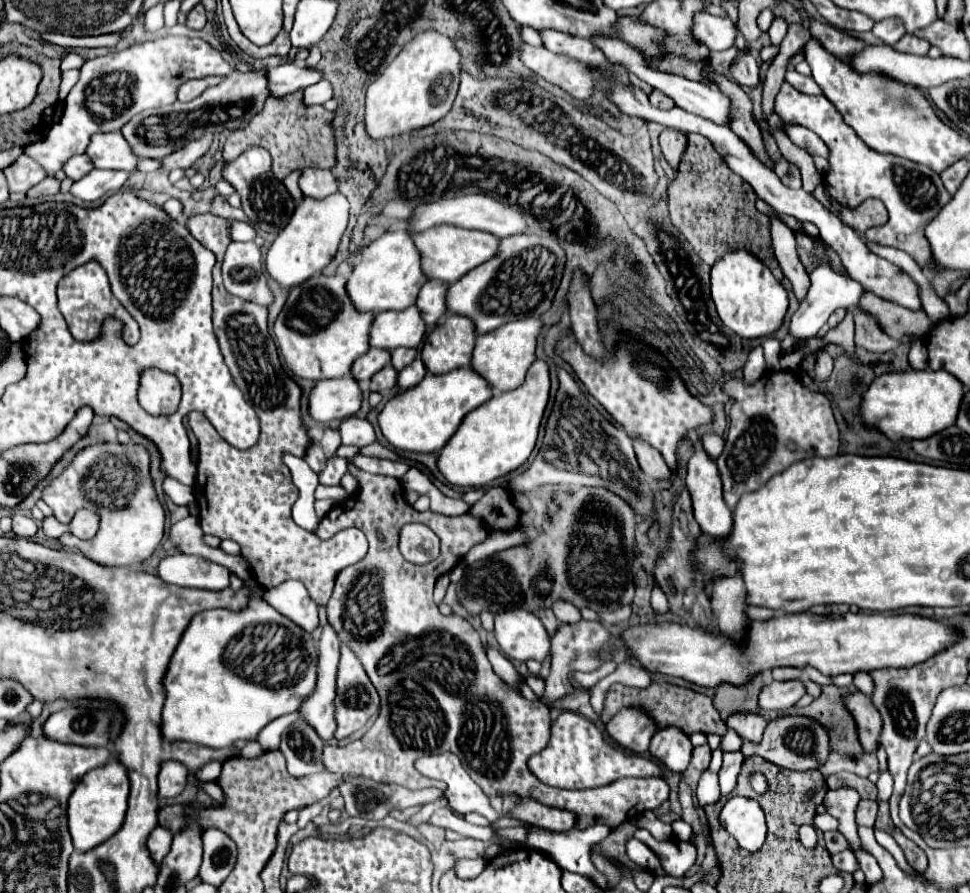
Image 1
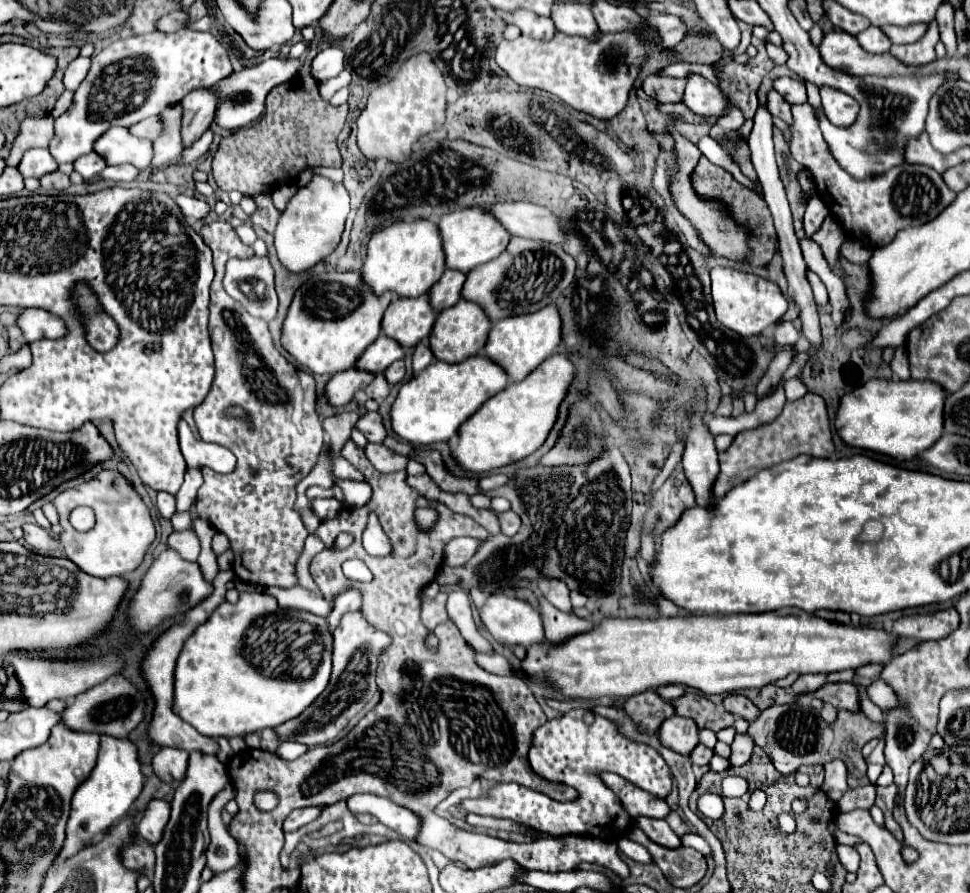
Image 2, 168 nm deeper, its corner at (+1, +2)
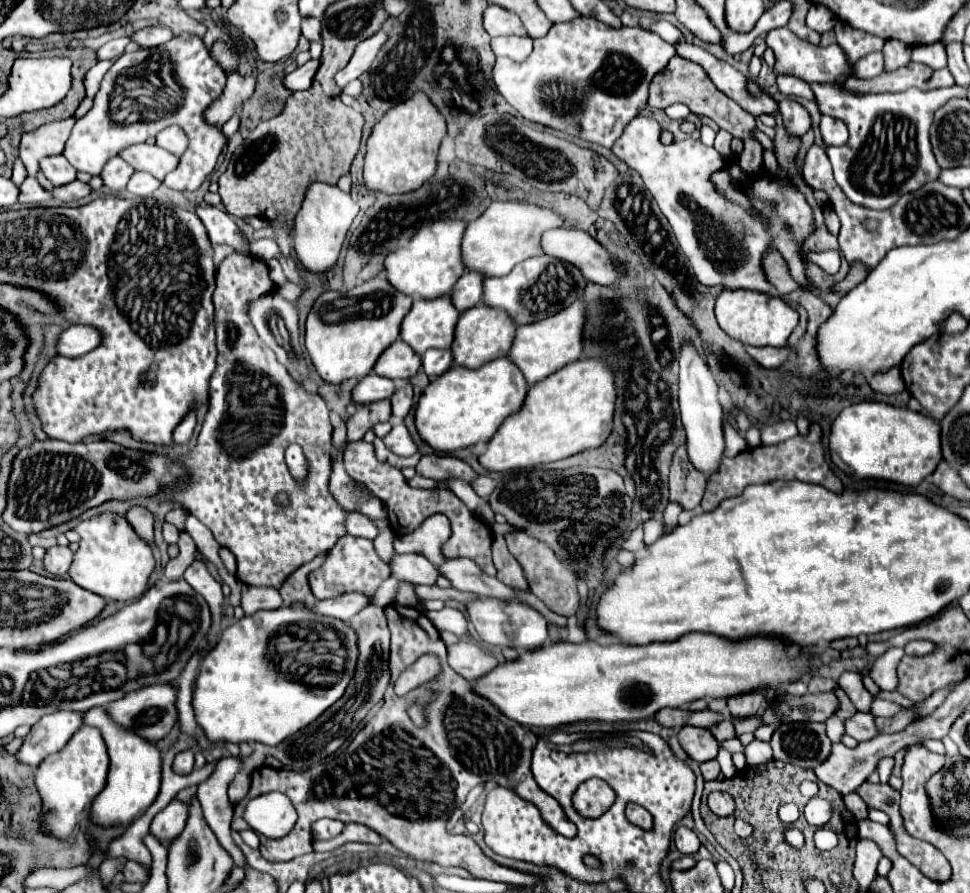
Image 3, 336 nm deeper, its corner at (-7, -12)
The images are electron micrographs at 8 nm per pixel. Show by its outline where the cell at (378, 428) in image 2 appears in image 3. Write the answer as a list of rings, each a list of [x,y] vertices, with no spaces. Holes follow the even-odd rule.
[[[404,423],[394,425],[394,429],[392,429],[382,441],[384,441],[384,445],[386,445],[390,451],[394,451],[394,453],[400,455],[400,457],[410,457],[410,455],[416,453],[416,445],[414,445],[414,441],[410,439],[410,433],[408,433],[408,429],[404,427]]]

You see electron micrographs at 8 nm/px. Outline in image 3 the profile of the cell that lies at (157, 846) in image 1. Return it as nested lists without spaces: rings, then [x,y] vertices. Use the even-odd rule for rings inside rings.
[[[172,801],[168,807],[164,807],[150,825],[150,835],[154,839],[158,839],[160,843],[164,841],[172,841],[174,837],[178,837],[186,825],[186,817],[188,817],[188,807],[180,801]]]

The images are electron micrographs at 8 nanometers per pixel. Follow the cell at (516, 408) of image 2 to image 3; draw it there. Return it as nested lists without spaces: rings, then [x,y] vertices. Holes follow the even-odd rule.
[[[578,359],[574,363],[568,363],[560,371],[552,373],[550,377],[528,389],[528,395],[520,411],[508,415],[500,425],[500,429],[496,431],[496,435],[488,441],[486,453],[478,457],[480,465],[486,471],[514,471],[514,469],[536,467],[550,461],[560,461],[584,449],[594,449],[602,445],[612,429],[614,395],[616,395],[614,375],[612,369],[602,359]]]

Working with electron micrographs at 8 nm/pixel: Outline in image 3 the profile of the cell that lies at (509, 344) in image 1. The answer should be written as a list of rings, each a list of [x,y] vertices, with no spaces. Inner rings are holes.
[[[576,301],[564,311],[548,319],[542,319],[540,323],[528,323],[516,329],[516,337],[510,347],[508,359],[516,363],[516,367],[522,371],[530,387],[550,377],[552,373],[562,369],[566,363],[572,363],[582,357],[582,323],[584,323],[584,303]]]

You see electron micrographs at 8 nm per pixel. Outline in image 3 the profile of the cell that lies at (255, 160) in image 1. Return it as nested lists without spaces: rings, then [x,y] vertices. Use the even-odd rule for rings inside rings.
[[[260,239],[260,241],[252,241],[250,245],[250,253],[262,261],[268,261],[272,257],[276,259],[284,259],[278,243],[274,239]]]

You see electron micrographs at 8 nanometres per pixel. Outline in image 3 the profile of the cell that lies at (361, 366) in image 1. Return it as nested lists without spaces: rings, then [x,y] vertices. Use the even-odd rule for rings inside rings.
[[[398,339],[380,355],[380,359],[374,365],[374,373],[396,381],[410,379],[420,371],[420,367],[422,367],[420,355],[416,355],[412,347],[408,347],[404,341]]]

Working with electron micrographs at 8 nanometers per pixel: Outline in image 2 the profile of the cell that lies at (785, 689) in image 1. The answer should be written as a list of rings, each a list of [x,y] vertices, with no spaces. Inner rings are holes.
[[[810,673],[810,675],[800,675],[796,679],[796,683],[792,685],[792,691],[794,695],[800,695],[800,693],[812,693],[816,689],[820,689],[820,685],[826,683],[826,673]]]

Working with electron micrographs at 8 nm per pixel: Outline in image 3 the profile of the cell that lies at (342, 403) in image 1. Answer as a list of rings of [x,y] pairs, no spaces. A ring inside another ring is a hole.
[[[376,373],[366,375],[352,391],[352,403],[362,405],[362,403],[372,403],[372,401],[380,401],[380,399],[388,399],[392,397],[396,385],[392,379],[380,377]]]

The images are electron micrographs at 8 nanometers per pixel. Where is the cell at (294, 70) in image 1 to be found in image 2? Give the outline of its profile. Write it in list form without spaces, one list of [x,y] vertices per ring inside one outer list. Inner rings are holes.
[[[338,47],[318,53],[312,61],[312,77],[316,77],[318,81],[336,77],[342,71],[342,59],[344,59],[344,53]]]

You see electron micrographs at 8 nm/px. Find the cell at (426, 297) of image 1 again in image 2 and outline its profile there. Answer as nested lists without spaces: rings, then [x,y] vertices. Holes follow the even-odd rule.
[[[454,269],[444,271],[440,281],[432,285],[432,289],[428,291],[434,313],[440,313],[442,309],[452,307],[462,297],[460,291],[464,287],[464,281],[466,281],[466,275],[462,271],[454,271]]]

